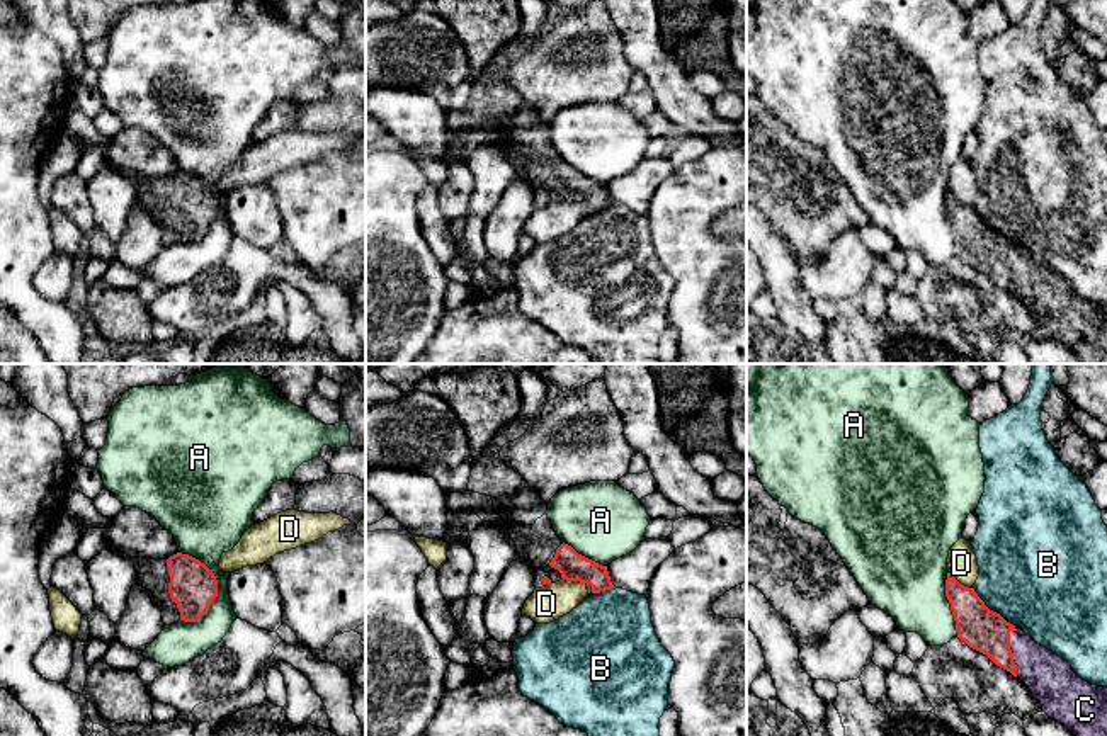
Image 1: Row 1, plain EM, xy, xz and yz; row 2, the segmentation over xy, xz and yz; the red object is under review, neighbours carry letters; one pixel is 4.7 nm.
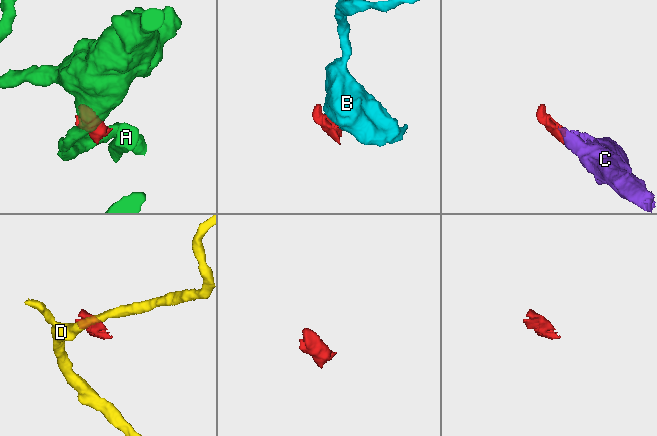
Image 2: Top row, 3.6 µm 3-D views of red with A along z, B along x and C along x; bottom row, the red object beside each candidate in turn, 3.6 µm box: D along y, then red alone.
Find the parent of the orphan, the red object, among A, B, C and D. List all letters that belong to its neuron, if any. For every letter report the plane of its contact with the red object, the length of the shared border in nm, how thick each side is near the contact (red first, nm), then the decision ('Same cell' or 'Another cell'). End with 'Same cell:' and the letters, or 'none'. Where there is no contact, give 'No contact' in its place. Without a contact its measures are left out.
A: Touches red in xy. Shared border 360 nm. Thickness 220 nm (red) against 280 nm. Another cell
B: Touches red in yz. Shared border 220 nm. Thickness 200 nm (red) against 460 nm. Another cell
C: Touches red in yz. Shared border 220 nm. Thickness 200 nm (red) against 220 nm. Same cell
D: Touches red in xz. Shared border 130 nm. Thickness 140 nm (red) against 170 nm. Another cell
Same cell: C

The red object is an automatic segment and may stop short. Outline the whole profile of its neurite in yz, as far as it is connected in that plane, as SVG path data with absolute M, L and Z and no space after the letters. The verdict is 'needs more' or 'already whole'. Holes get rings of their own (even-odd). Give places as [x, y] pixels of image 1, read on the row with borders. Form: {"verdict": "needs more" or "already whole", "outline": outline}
{"verdict": "needs more", "outline": "M951 573L945 597L956 620L957 637L969 648L986 654L996 666L1019 677L1041 702L1042 711L1064 724L1075 736L1107 736L1107 688L1080 678L1071 665L1030 636L1019 636L1015 626L990 610L974 588L961 585Z"}

